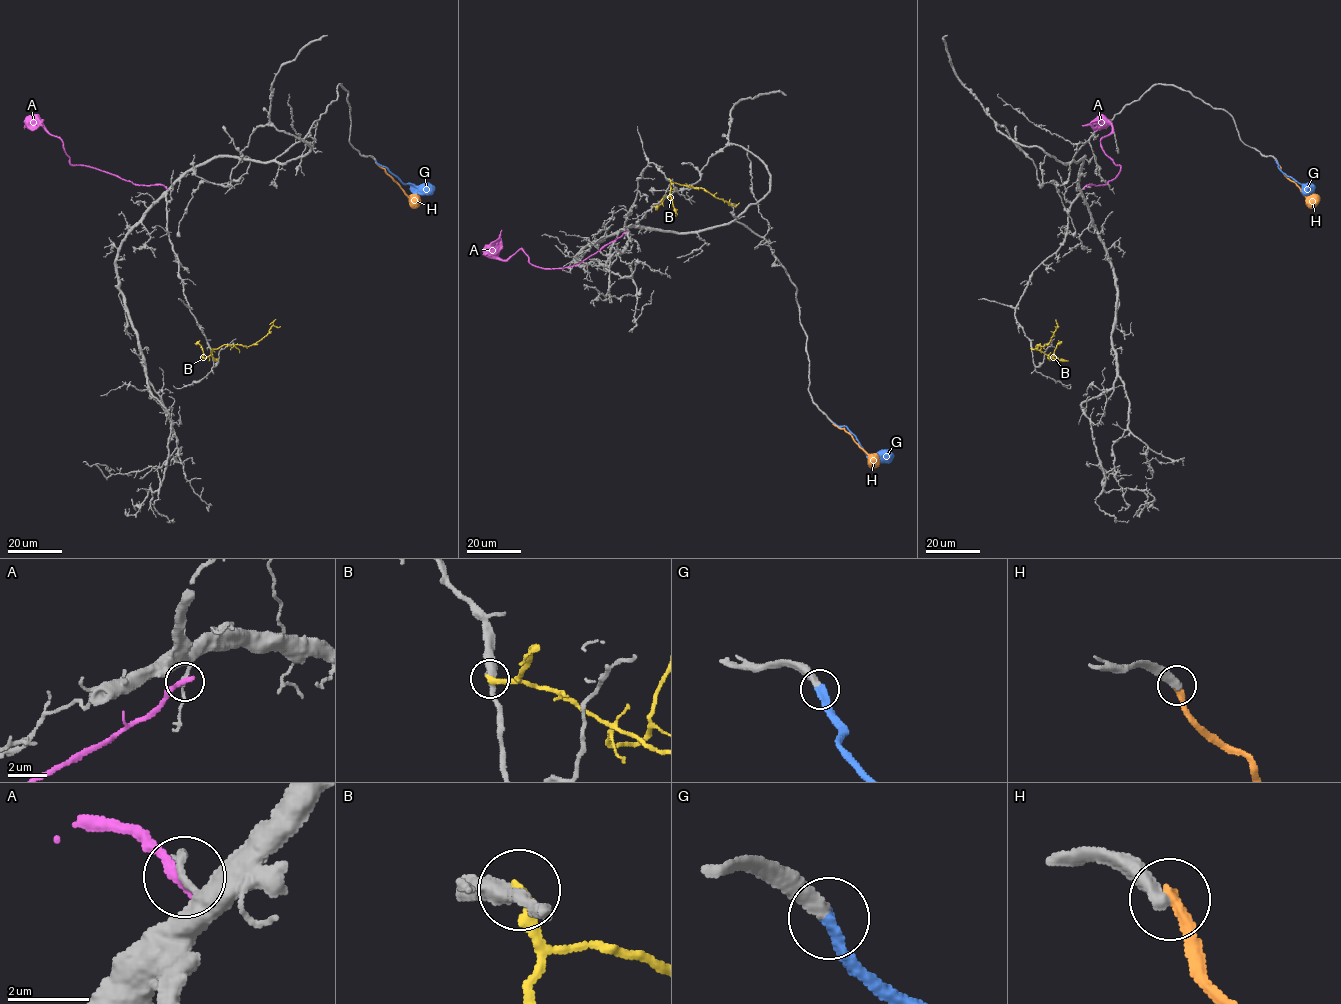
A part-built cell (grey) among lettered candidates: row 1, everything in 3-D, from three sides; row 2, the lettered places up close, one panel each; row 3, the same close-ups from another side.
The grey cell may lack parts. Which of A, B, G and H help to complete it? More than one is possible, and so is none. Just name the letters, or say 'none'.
G

